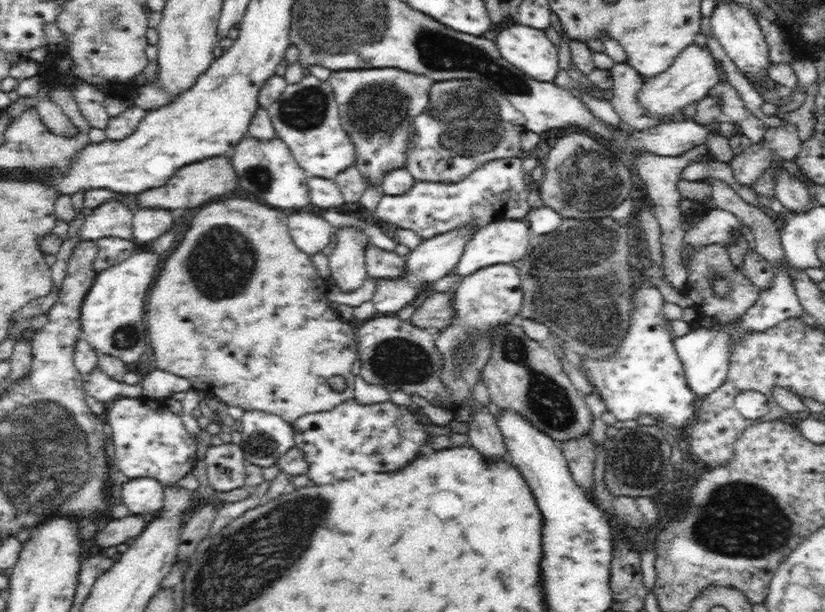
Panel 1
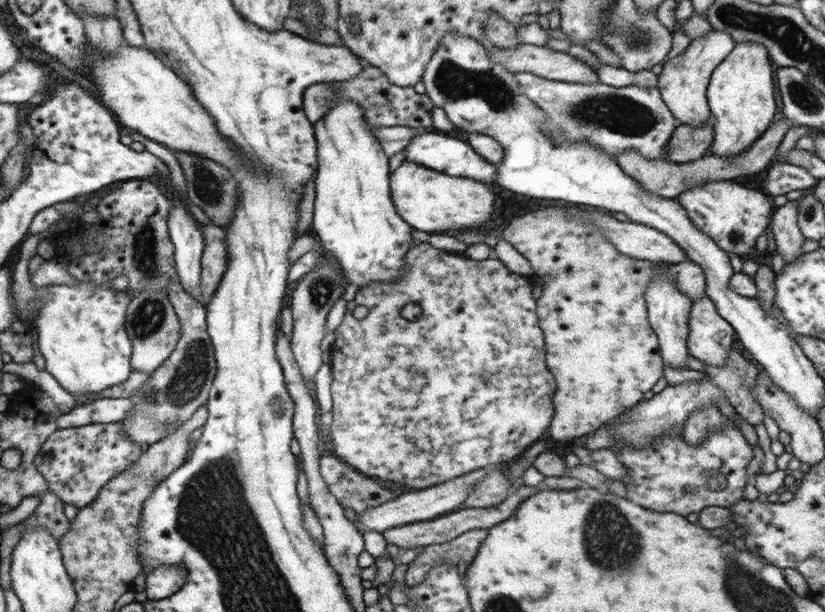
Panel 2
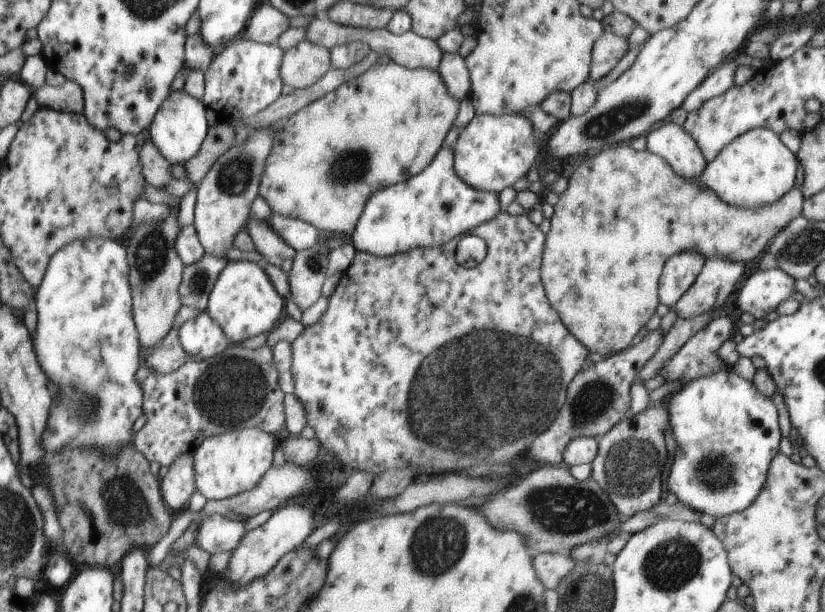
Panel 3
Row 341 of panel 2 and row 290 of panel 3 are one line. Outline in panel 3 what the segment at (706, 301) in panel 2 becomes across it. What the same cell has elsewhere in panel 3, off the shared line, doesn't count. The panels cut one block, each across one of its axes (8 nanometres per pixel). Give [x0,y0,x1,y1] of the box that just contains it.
[673,256,746,318]

